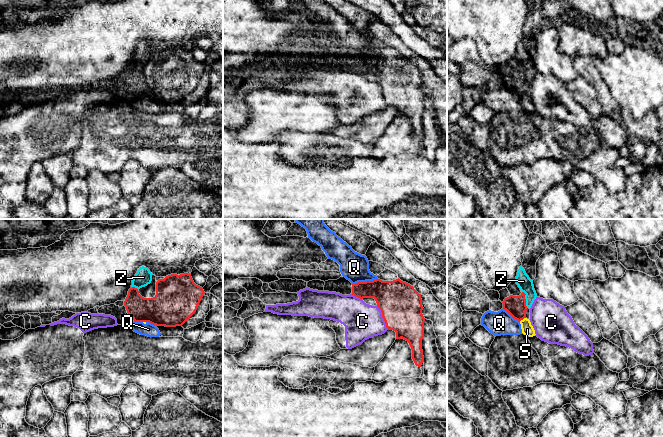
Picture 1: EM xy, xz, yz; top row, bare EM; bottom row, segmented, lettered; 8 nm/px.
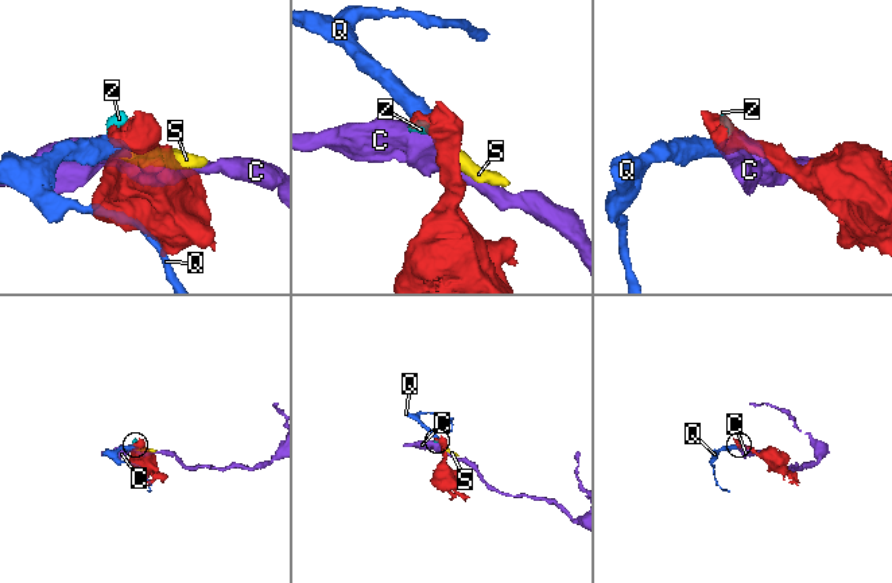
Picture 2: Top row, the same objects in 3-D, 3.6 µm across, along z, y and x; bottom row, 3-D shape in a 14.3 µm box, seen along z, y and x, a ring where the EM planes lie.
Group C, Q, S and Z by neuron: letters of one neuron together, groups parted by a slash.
C / Q S / Z

